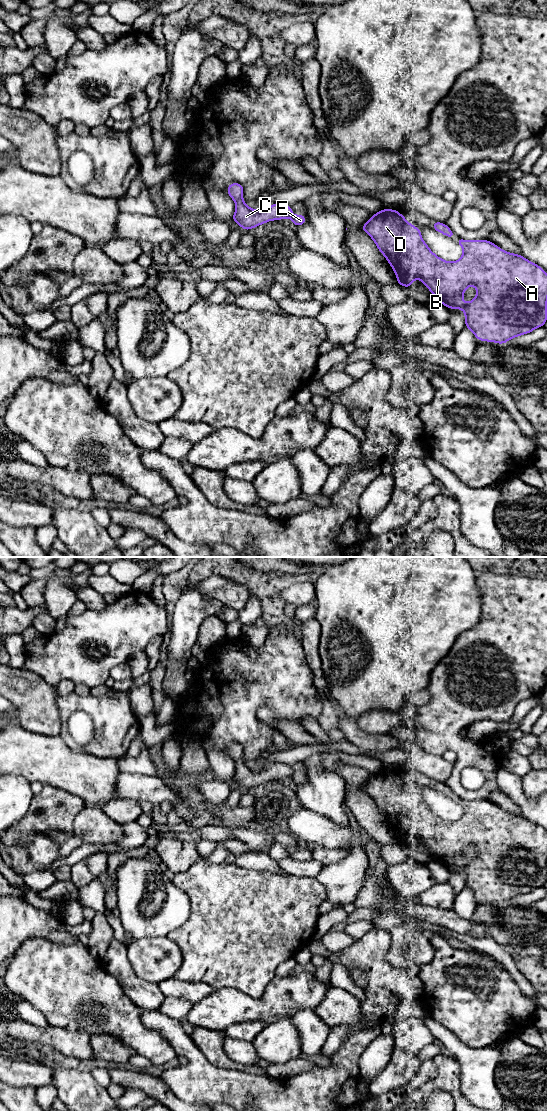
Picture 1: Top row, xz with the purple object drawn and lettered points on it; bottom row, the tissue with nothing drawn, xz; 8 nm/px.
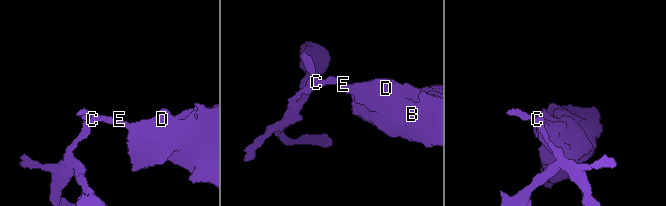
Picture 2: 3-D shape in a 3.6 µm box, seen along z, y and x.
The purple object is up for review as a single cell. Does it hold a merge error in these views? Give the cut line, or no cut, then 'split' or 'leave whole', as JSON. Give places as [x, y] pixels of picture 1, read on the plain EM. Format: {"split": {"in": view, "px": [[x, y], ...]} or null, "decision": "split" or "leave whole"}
{"split": {"in": "xz", "px": [[292, 775], [290, 777]]}, "decision": "split"}

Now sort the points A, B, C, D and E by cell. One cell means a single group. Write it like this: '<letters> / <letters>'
A B D E / C

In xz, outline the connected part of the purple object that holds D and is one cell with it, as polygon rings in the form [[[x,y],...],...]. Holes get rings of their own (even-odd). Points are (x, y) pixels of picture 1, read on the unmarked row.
[[[384,768],[373,774],[361,789],[374,800],[386,817],[397,836],[397,844],[410,849],[413,840],[419,838],[435,856],[435,861],[453,870],[462,868],[465,887],[474,893],[478,901],[504,905],[508,900],[530,893],[547,882],[547,832],[520,814],[503,811],[489,800],[467,801],[458,797],[456,802],[463,808],[463,816],[455,822],[445,821],[429,809],[422,799],[420,789],[409,784],[399,770]],[[470,845],[477,848],[477,856],[470,863],[465,863],[462,855]]]

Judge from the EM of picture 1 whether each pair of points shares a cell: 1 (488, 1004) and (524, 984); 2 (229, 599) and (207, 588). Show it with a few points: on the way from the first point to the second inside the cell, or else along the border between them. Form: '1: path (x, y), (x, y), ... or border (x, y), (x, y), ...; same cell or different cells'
1: border (504, 969), (513, 978), (520, 990), (535, 1004); different cells
2: path (224, 594), (218, 588), (212, 588); same cell

